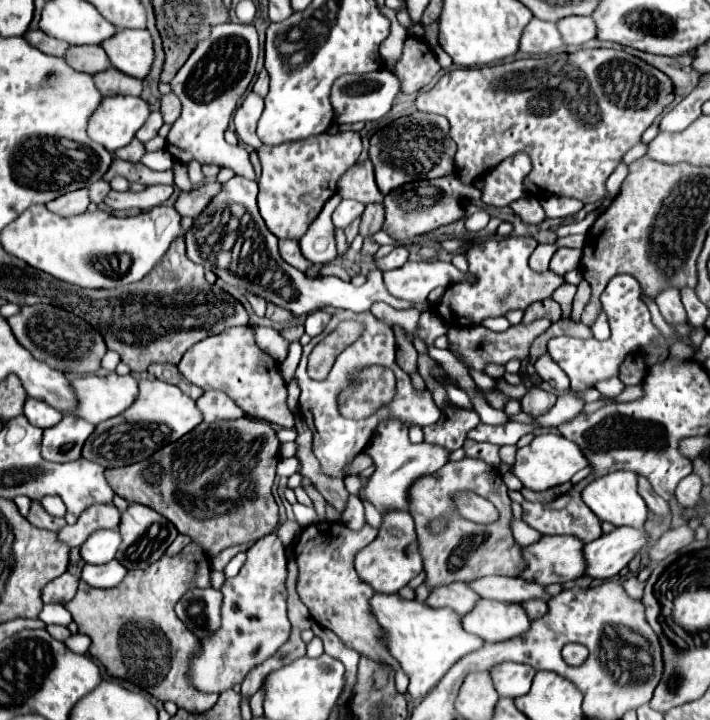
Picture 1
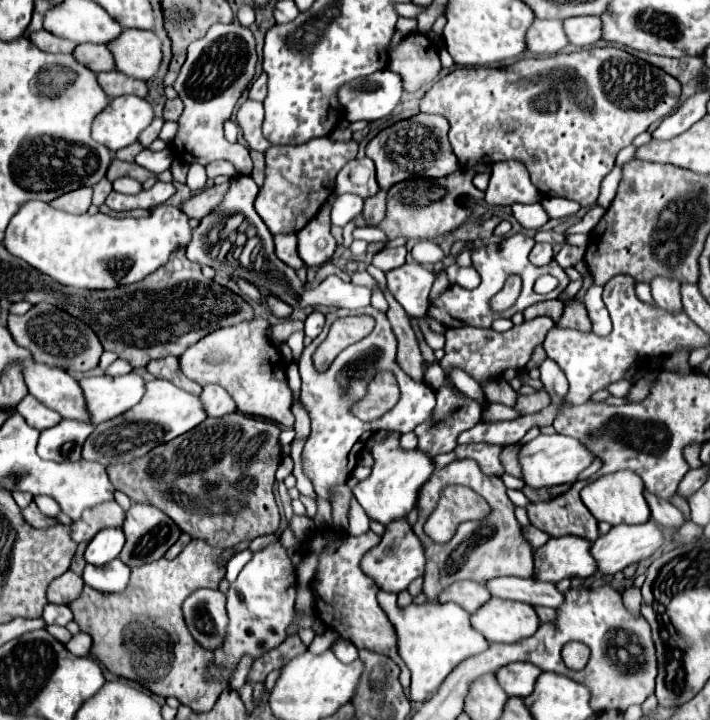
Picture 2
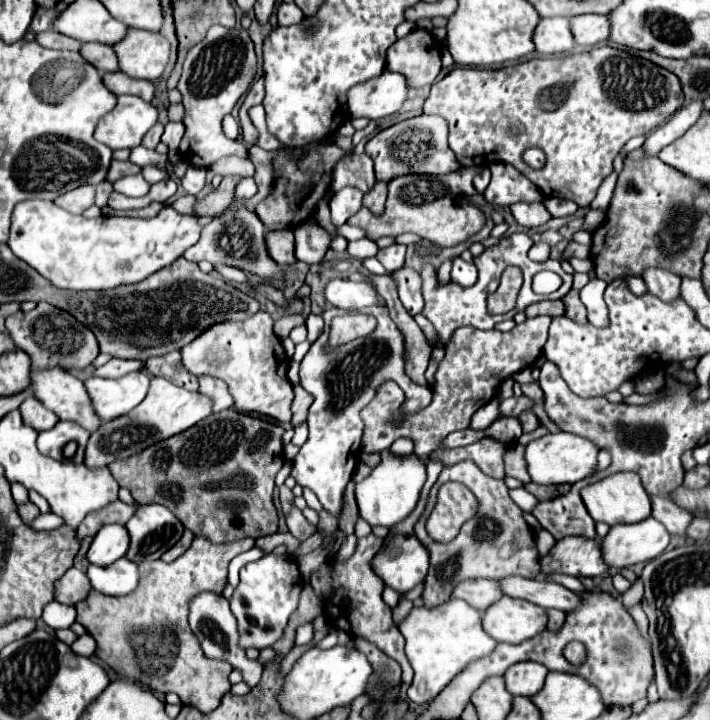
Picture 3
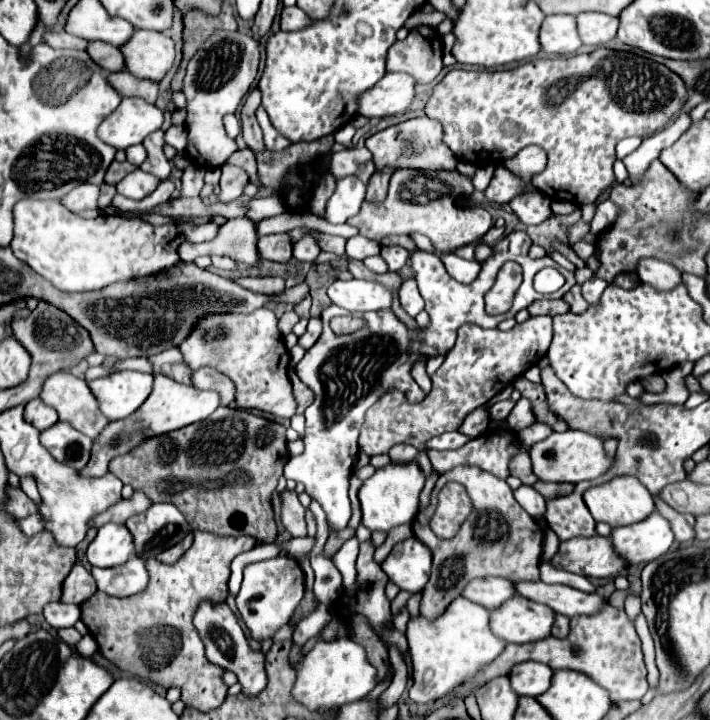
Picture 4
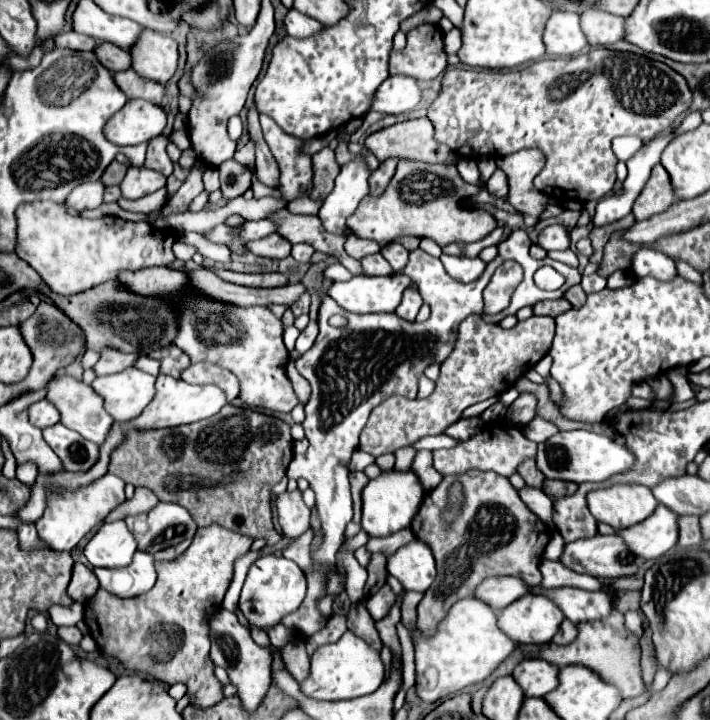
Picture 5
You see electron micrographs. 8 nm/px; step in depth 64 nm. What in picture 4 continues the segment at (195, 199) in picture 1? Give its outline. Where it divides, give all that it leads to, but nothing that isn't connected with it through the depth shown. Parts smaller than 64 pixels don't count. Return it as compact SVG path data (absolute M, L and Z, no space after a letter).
M224 166L220 178L220 194L218 202L232 202L242 194L242 186L246 186L248 174L236 166Z

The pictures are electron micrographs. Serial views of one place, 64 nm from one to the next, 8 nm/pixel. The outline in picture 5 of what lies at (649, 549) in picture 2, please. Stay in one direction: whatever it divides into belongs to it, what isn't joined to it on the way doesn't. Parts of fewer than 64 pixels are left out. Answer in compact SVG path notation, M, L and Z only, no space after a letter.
M660 504L650 518L630 528L618 530L618 536L626 542L628 550L634 556L656 560L678 542L676 514Z

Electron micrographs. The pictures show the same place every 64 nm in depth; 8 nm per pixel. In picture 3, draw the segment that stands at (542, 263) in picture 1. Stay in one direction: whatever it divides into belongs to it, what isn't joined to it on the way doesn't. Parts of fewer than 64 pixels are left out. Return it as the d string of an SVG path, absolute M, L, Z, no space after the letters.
M534 244L532 248L530 248L530 258L534 260L534 262L546 262L548 258L550 258L550 246L548 244Z

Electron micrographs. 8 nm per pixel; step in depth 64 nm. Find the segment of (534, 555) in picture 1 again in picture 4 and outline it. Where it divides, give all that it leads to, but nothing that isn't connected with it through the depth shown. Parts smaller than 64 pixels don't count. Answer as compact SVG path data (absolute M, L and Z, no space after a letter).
M604 536L570 538L560 542L558 554L554 554L548 564L588 578L616 576L628 568L628 564L614 554L612 542Z

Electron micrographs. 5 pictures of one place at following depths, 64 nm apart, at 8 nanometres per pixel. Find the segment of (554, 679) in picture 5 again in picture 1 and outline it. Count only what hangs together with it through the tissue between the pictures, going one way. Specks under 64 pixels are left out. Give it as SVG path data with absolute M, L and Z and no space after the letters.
M502 662L490 668L490 676L496 692L506 698L518 698L528 694L534 674L536 670L532 666L524 666L516 662Z

